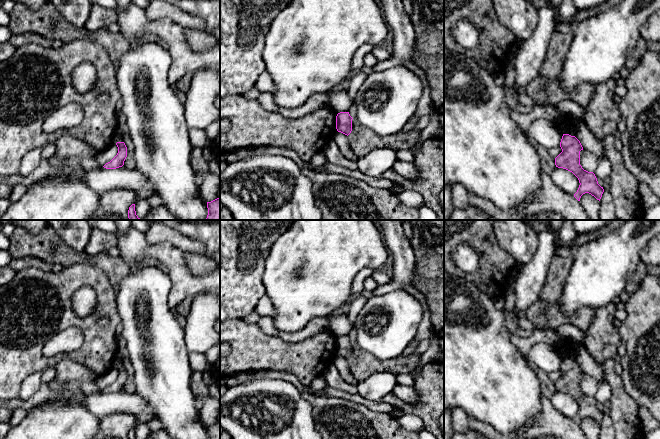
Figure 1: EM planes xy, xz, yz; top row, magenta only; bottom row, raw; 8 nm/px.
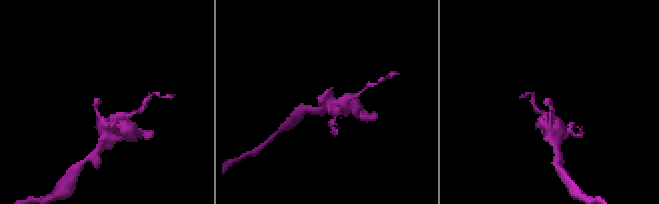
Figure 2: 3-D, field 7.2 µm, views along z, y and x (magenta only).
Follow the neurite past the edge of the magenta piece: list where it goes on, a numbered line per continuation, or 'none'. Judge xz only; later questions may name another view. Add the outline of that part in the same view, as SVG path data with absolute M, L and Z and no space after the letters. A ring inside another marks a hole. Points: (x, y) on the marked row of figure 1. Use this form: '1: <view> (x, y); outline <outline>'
none

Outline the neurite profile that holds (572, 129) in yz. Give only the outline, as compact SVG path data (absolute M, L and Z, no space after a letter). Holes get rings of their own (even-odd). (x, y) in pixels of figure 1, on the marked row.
M568 115L570 120L570 125L566 129L561 129L563 134L569 134L571 136L576 136L578 128L578 120L571 115Z

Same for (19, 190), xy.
M20 183L12 185L12 186L13 186L13 191L12 191L12 194L10 195L10 201L11 203L15 203L20 198L22 198L22 196L27 191L28 187Z

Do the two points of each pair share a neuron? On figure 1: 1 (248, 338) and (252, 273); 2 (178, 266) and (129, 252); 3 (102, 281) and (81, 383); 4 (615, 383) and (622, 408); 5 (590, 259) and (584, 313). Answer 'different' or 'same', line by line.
1: different
2: same
3: different
4: same
5: different

